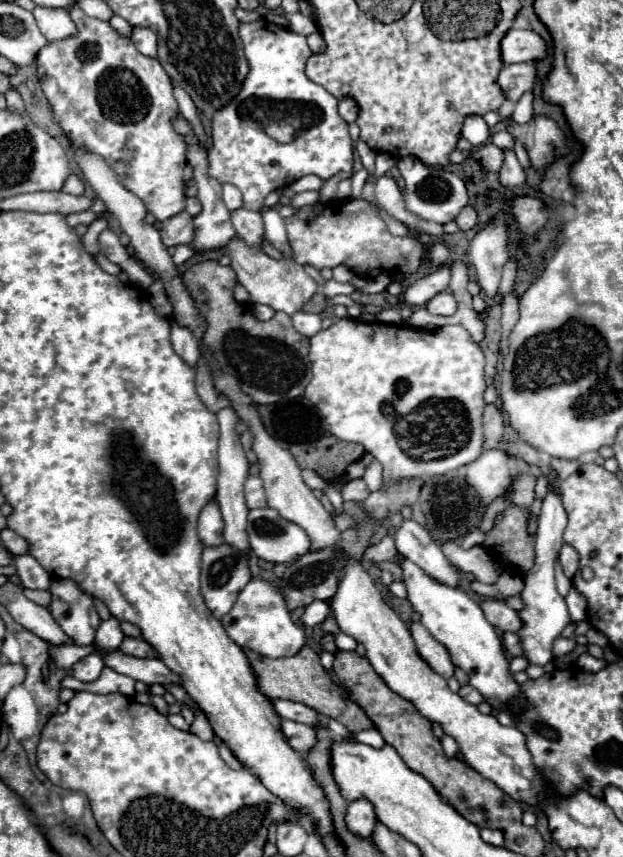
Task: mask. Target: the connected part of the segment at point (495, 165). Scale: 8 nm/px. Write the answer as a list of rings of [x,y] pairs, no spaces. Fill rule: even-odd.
[[[488,143],[488,145],[480,147],[480,149],[476,149],[476,151],[472,153],[472,157],[476,159],[486,171],[498,173],[500,167],[502,167],[502,161],[504,161],[504,151],[498,149],[496,145]]]

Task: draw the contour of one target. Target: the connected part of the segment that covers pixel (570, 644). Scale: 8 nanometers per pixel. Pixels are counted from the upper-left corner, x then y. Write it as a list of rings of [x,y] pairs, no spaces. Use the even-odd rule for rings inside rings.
[[[558,637],[558,639],[554,641],[554,649],[552,649],[552,653],[554,653],[554,657],[562,657],[562,655],[568,655],[568,653],[574,649],[574,645],[576,645],[576,641],[574,641],[574,639]]]

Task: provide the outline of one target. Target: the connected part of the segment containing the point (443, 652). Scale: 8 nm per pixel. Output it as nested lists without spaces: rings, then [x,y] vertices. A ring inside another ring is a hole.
[[[412,623],[410,633],[412,633],[414,641],[416,641],[416,647],[418,647],[420,655],[428,661],[428,665],[438,675],[442,675],[444,679],[450,679],[454,675],[454,669],[456,667],[454,667],[454,663],[450,659],[448,649],[440,641],[436,641],[422,623]]]

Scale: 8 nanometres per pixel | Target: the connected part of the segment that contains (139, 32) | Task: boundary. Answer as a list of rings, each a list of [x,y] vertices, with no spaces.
[[[134,27],[132,43],[140,49],[142,55],[156,57],[156,33],[152,33],[150,29],[136,29]]]

